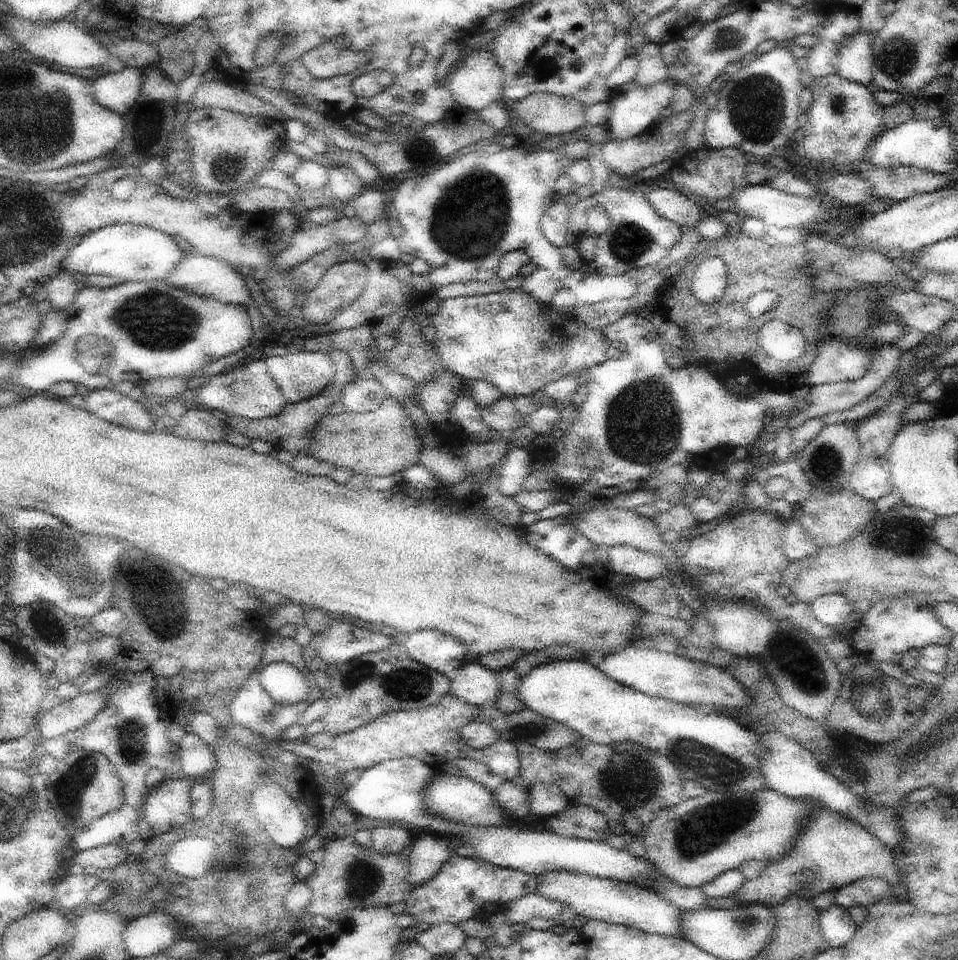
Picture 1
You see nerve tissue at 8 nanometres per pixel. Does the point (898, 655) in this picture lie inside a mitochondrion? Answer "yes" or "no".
no

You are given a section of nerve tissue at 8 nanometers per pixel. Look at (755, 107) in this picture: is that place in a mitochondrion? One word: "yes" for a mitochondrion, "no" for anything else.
yes

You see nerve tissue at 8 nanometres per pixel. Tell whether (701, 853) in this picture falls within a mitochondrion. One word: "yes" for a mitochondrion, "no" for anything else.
no

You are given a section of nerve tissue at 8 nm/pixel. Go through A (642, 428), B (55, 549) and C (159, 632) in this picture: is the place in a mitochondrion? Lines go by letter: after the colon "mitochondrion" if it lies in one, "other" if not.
A: mitochondrion
B: mitochondrion
C: mitochondrion

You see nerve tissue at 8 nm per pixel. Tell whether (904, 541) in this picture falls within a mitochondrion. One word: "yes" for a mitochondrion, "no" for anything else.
yes

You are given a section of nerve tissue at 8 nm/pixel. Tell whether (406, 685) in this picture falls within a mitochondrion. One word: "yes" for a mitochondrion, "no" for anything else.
yes

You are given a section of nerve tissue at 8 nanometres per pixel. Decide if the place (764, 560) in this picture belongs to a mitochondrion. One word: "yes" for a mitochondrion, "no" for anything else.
yes

